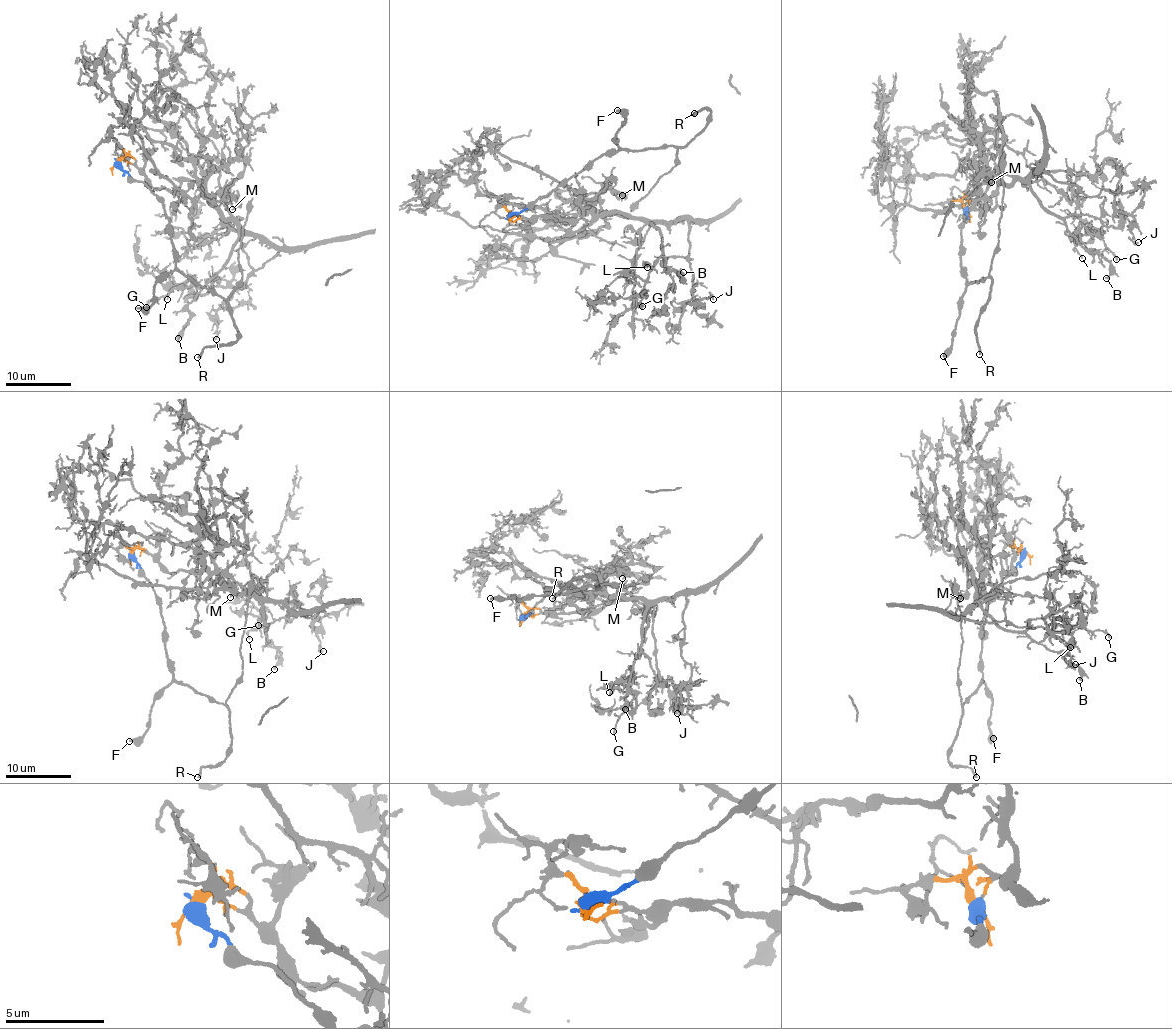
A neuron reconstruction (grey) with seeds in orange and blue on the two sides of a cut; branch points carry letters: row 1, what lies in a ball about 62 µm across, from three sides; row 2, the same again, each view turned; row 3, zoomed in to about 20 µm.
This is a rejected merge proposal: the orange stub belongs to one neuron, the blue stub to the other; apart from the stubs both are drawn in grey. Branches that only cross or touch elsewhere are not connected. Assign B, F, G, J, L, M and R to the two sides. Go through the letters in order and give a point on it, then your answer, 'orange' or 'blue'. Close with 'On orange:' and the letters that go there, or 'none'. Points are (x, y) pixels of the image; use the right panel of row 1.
B: place (1106, 278); orange
F: place (943, 356); blue
G: place (1116, 259); orange
J: place (1138, 242); orange
L: place (1082, 258); orange
M: place (991, 182); orange
R: place (979, 354); blue
On orange: B, G, J, L, M

